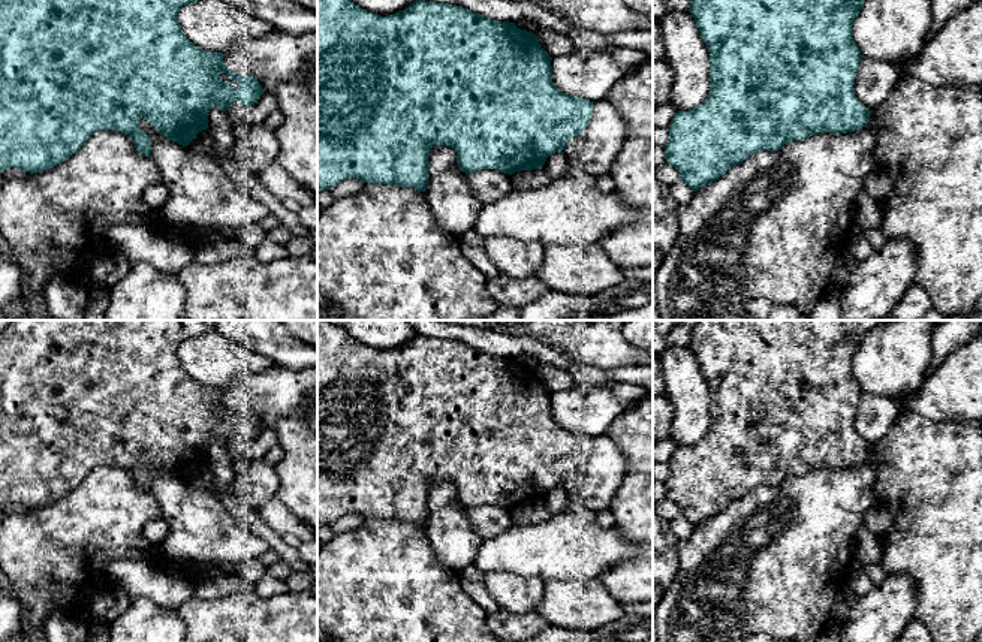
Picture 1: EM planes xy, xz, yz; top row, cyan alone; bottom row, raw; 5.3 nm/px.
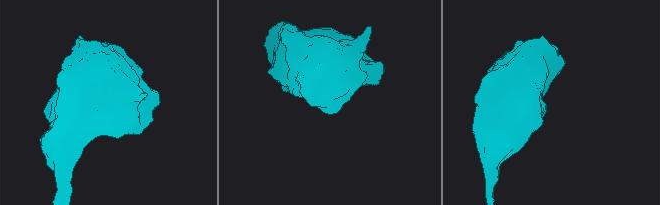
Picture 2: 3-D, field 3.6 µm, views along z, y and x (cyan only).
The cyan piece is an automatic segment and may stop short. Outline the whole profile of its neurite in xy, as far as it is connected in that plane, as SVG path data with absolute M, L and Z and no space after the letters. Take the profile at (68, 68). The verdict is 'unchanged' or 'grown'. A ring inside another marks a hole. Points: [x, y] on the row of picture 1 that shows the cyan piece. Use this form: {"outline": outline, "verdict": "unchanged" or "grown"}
{"outline": "M0 0L0 174L9 168L30 174L51 169L72 154L99 130L118 130L132 138L139 154L151 157L150 136L139 130L139 120L147 120L160 135L187 147L199 132L208 129L208 112L217 106L229 111L232 102L254 105L263 90L253 76L237 75L223 63L223 54L195 46L178 22L183 6L198 0Z", "verdict": "unchanged"}

